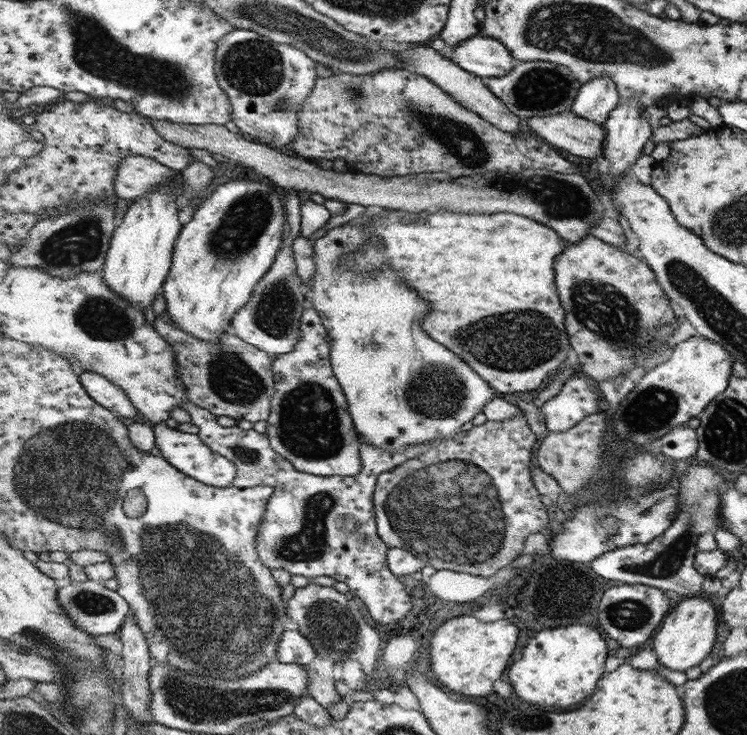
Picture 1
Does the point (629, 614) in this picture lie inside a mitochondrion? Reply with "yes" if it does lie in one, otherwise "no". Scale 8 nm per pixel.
yes

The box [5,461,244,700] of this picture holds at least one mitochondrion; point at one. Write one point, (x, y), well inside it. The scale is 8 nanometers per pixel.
(37, 637)

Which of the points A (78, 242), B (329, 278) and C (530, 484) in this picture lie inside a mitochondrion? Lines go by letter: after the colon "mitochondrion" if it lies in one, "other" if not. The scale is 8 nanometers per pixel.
A: mitochondrion
B: other
C: other

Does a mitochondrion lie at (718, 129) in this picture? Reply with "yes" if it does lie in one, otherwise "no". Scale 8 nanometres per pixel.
no

